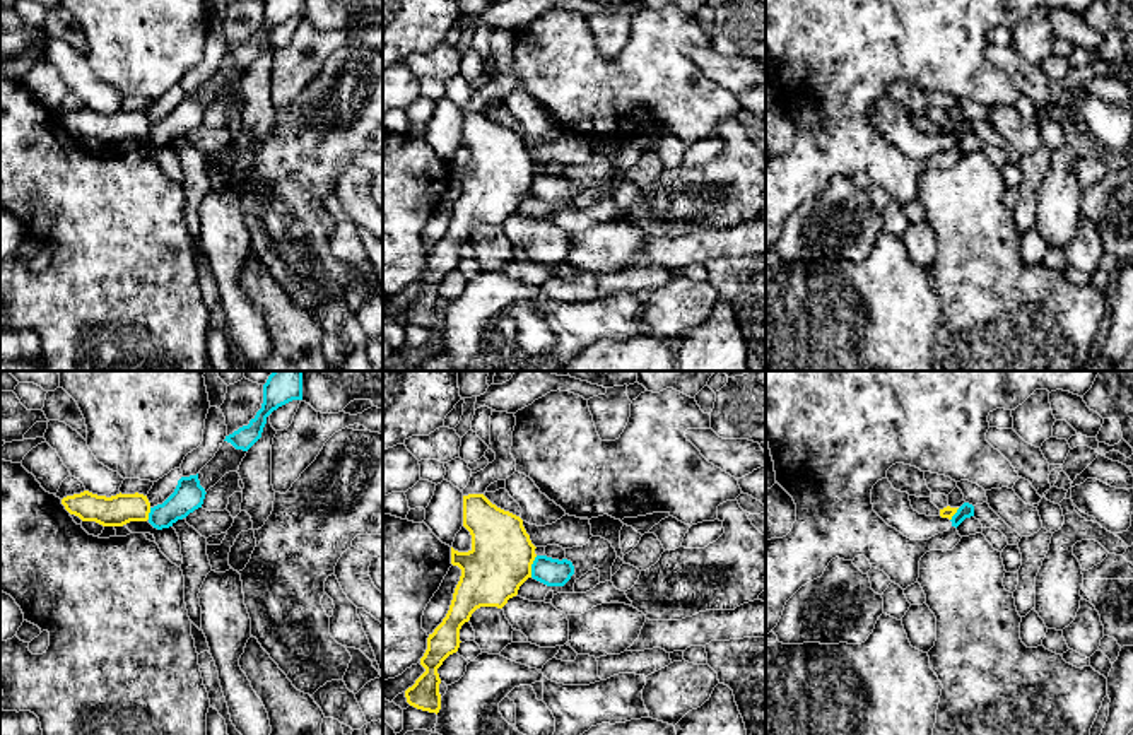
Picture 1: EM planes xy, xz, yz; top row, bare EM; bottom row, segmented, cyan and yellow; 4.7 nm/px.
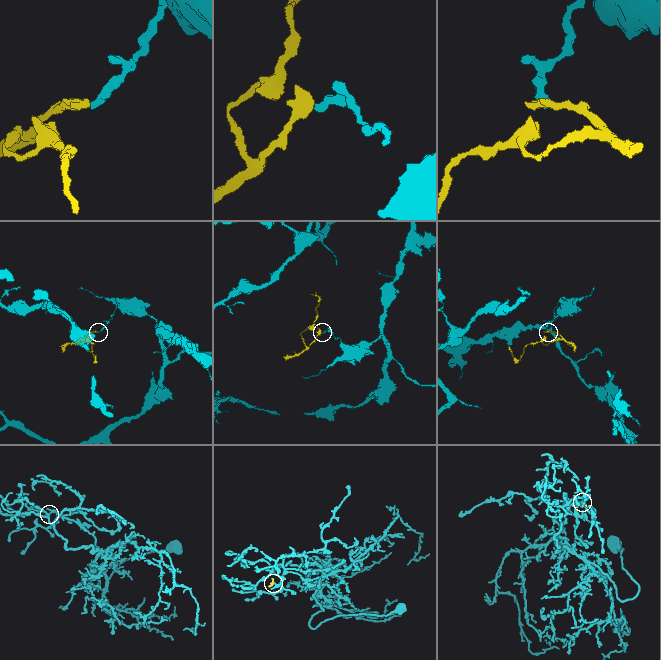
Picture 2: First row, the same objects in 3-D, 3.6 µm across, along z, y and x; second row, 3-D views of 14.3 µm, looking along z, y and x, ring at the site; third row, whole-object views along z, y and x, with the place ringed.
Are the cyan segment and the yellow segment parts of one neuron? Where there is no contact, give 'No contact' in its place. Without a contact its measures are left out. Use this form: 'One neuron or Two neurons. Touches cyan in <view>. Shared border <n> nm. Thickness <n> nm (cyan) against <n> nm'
Two neurons. Touches cyan in xz. Shared border 110 nm. Thickness 130 nm (cyan) against 300 nm

